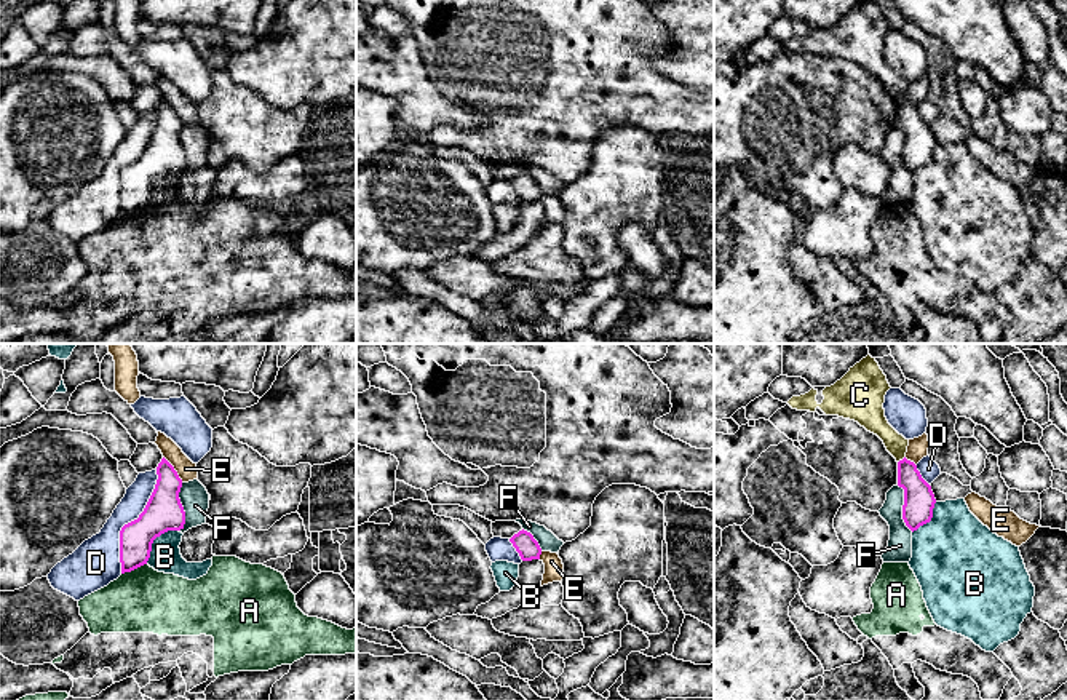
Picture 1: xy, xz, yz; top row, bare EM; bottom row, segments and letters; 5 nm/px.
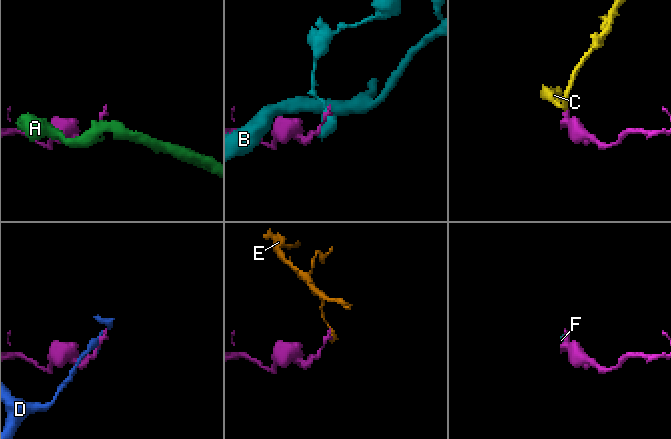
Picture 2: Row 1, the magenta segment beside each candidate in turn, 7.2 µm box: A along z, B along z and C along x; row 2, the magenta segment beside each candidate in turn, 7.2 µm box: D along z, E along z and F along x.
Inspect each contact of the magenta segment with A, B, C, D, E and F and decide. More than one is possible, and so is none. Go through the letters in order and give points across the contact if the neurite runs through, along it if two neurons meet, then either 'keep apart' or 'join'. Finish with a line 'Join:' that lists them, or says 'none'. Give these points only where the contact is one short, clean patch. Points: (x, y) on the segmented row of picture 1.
A: keep apart
B: keep apart
C: along yz (904, 456), (898, 462) | keep apart
D: keep apart
E: along xy (163, 456), (182, 481) | keep apart
F: along xy (181, 483), (179, 502), (184, 512), (184, 526), (179, 531) | keep apart
Join: none

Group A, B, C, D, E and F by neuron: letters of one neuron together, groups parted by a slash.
A / B / C F / D / E

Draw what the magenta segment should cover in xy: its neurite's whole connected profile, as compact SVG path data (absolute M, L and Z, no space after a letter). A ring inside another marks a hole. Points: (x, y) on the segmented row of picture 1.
M165 457L157 467L157 475L155 489L144 511L120 531L121 574L147 564L157 537L184 529L185 511L179 499L182 479Z

